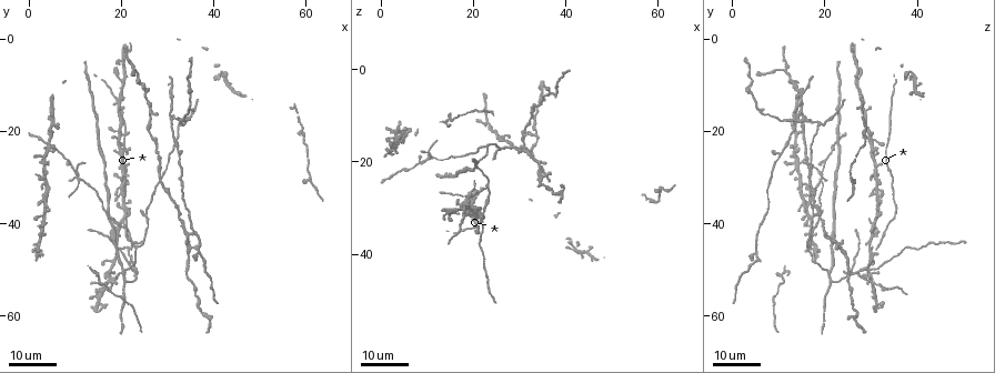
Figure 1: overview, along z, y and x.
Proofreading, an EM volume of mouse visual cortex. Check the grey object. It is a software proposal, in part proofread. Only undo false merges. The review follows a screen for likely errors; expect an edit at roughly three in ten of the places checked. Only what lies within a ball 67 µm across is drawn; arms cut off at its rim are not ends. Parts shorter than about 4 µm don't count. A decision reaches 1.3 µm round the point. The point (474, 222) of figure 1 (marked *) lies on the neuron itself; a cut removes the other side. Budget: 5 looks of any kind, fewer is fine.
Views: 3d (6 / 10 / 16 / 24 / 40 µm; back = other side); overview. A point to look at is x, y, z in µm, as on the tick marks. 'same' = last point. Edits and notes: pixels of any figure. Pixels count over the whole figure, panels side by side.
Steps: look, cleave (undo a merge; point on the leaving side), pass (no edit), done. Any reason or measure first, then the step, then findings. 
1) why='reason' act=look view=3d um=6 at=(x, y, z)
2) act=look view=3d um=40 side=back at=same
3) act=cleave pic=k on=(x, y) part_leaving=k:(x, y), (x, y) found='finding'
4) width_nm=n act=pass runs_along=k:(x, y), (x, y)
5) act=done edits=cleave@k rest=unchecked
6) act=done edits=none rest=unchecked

why='a fork' act=look view=3d um=16 at=(20.5, 22.5, 34.0)

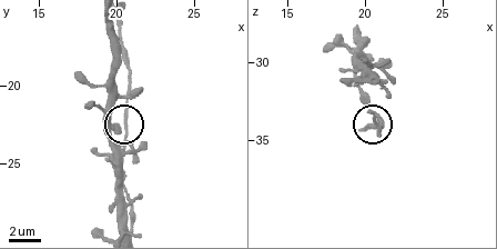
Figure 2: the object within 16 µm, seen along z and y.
act=look view=3d um=6 at=same

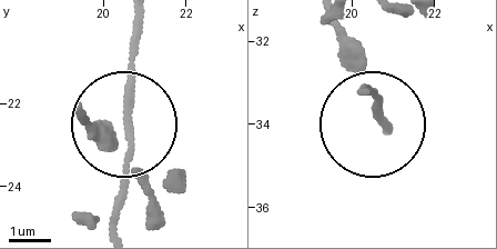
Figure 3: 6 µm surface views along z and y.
act=look view=3d um=6 side=back at=(20.70, 22.90, 33.55)

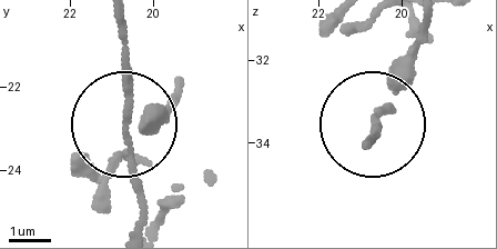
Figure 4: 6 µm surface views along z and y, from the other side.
act=pass runs_along=4:(143, 220), (122, 125), (122, 18) found='all the same neuron'

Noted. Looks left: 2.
why='arms part here' act=look view=3d um=24 at=(23.0, 51.0, 25.0)

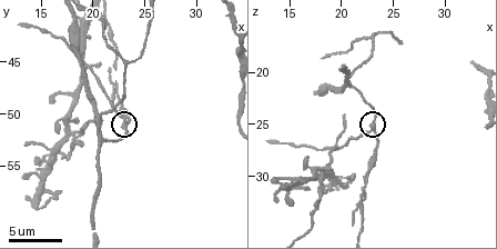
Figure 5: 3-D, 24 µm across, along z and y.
why='closer look' act=look view=3d um=6 at=(22.8, 50.8, 25.4)

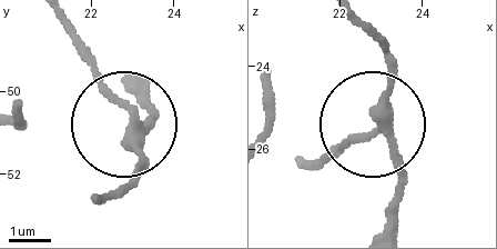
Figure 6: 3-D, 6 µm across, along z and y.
side_arm_um=16 act=pass runs_along=6:(127, 82), (155, 115), (141, 125), (63, 22) found='continuous, no second neuron'

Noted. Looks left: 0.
act=done edits=none rest=unchecked

